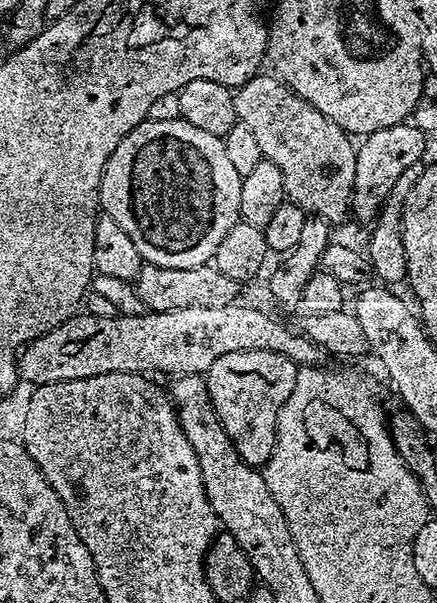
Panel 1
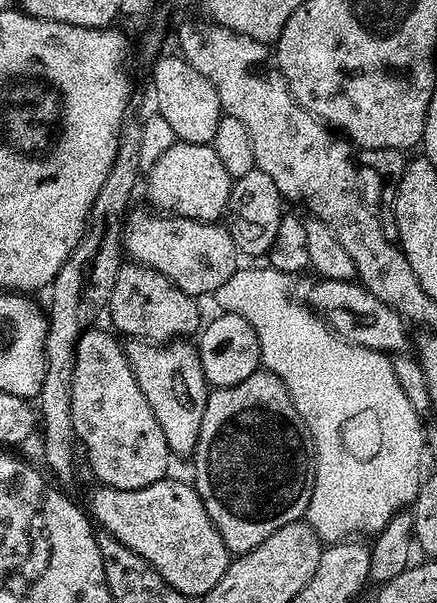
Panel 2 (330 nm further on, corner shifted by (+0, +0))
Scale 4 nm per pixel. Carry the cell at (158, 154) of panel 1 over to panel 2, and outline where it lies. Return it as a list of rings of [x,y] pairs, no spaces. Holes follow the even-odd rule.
[[[177,142],[154,162],[152,168],[147,169],[146,180],[148,176],[148,200],[153,209],[159,210],[164,214],[190,218],[191,220],[207,220],[216,222],[225,215],[230,198],[230,190],[233,186],[232,177],[226,174],[222,162],[218,162],[218,154],[214,154],[211,144],[186,144]]]

